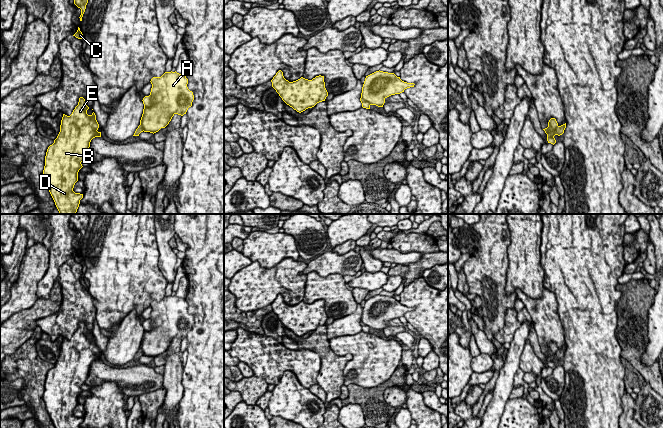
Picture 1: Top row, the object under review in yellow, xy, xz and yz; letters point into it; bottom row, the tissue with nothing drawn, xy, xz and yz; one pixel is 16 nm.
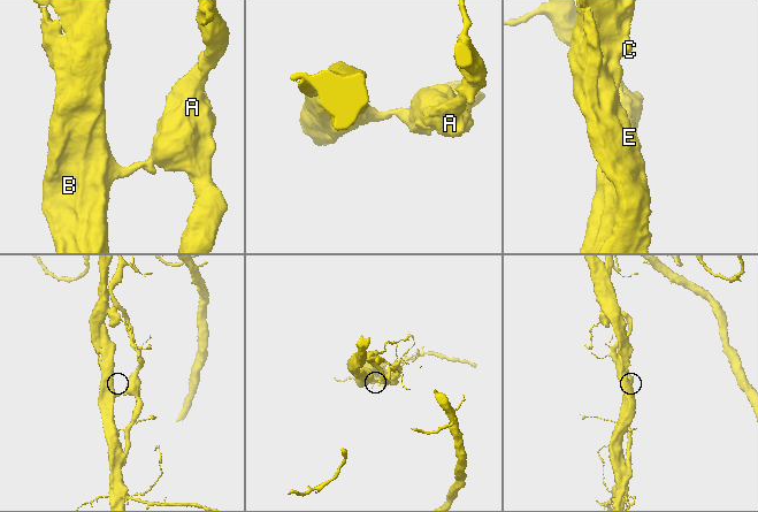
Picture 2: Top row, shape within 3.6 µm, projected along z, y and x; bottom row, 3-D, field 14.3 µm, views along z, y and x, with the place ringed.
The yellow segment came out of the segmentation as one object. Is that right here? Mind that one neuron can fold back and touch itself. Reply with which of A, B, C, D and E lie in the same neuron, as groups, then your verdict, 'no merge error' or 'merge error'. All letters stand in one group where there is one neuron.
A / B C D E | merge error

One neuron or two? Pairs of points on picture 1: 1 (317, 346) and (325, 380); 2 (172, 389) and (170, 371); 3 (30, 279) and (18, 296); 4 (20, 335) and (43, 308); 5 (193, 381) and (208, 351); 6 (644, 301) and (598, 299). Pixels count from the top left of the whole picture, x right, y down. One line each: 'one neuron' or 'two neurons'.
1: one neuron
2: one neuron
3: one neuron
4: one neuron
5: one neuron
6: two neurons

